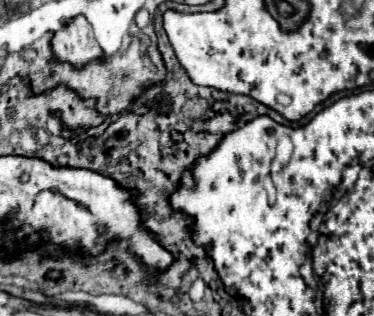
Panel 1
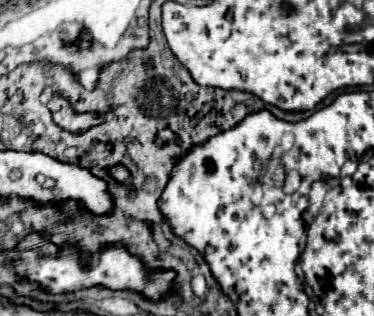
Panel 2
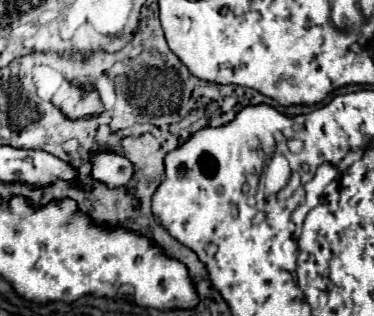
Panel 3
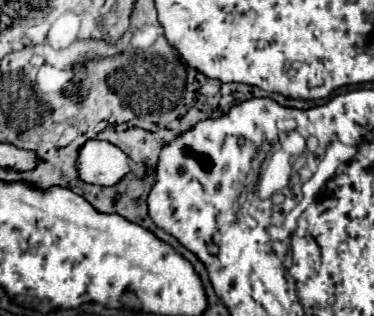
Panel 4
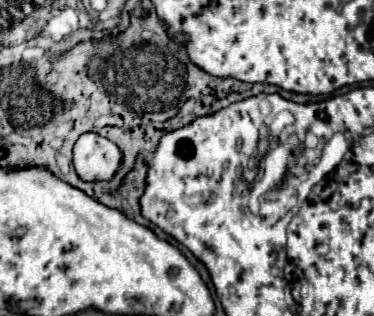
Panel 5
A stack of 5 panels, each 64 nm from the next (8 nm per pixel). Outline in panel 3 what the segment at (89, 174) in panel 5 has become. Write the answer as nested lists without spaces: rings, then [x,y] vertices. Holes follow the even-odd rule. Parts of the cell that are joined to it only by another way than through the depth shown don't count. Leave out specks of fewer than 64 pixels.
[[[112,152],[92,154],[92,176],[108,186],[124,186],[132,178],[132,164]]]

